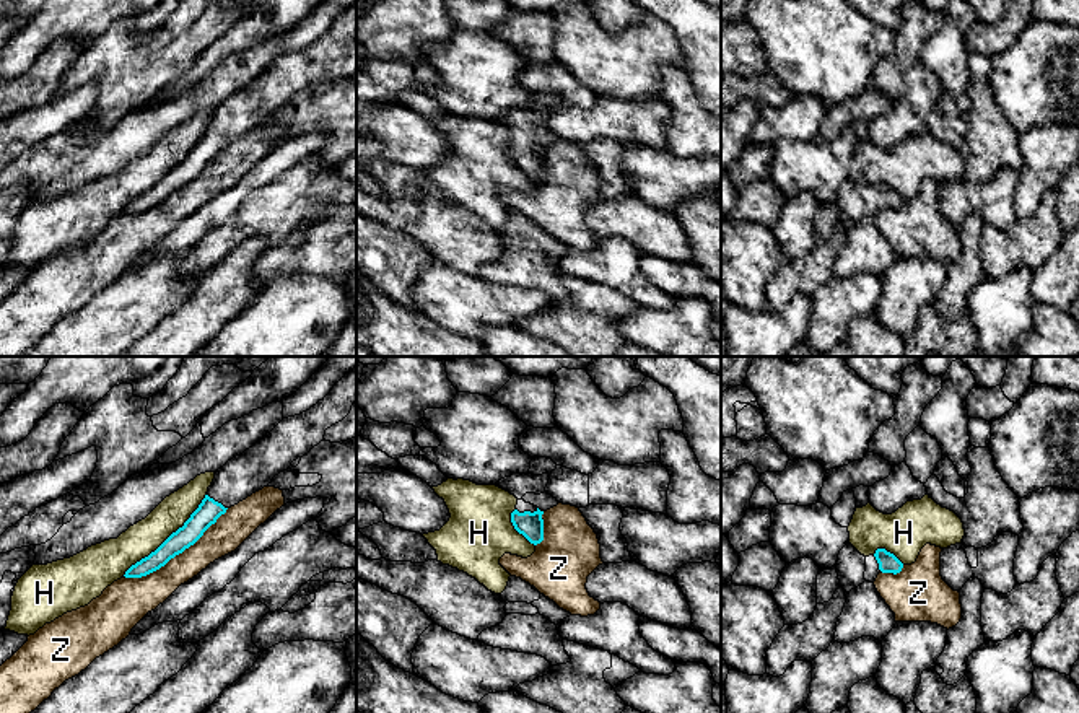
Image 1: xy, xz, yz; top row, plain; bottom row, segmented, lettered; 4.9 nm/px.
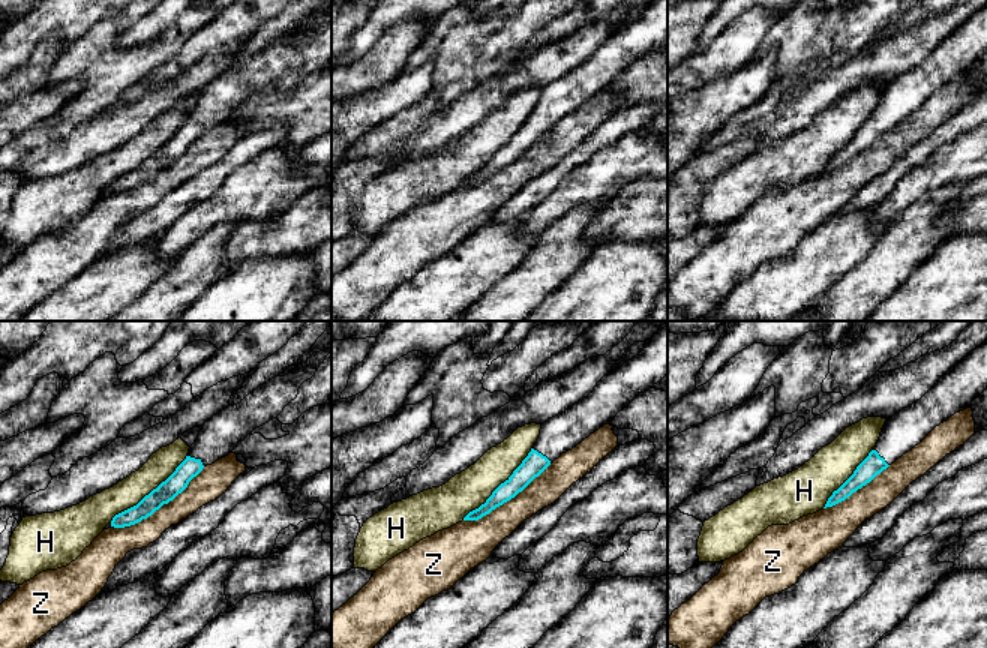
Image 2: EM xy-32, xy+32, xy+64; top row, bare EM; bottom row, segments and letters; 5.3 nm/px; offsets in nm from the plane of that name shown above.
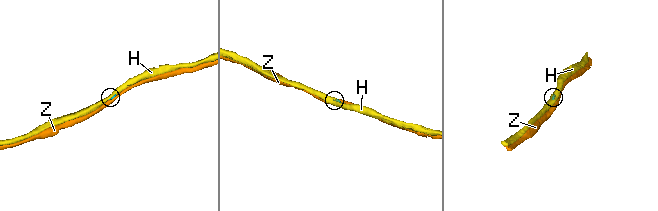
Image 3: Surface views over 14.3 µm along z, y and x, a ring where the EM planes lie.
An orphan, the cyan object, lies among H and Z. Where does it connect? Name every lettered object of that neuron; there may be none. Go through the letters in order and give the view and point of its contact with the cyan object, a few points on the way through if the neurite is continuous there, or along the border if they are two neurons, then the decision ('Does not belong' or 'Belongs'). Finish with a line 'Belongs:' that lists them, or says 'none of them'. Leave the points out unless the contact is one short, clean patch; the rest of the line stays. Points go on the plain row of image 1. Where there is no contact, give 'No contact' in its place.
H: Touches cyan at xy (170, 171). Does not belong
Z: Touches cyan at xy (176, 189). Does not belong
Belongs: none of them

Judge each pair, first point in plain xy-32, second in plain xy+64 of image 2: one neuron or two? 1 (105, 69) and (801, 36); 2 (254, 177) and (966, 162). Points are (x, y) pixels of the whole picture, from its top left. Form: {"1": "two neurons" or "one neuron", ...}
{"1": "one neuron", "2": "one neuron"}

